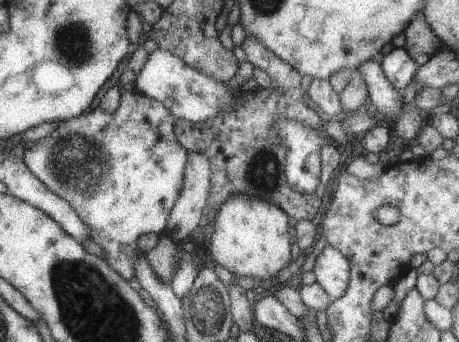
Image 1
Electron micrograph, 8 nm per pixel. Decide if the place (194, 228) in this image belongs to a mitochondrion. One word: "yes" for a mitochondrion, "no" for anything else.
no

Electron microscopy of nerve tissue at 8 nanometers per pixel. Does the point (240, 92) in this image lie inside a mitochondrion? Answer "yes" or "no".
no

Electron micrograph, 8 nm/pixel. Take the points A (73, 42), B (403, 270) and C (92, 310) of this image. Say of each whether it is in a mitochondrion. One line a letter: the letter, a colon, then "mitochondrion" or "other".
A: mitochondrion
B: other
C: mitochondrion

